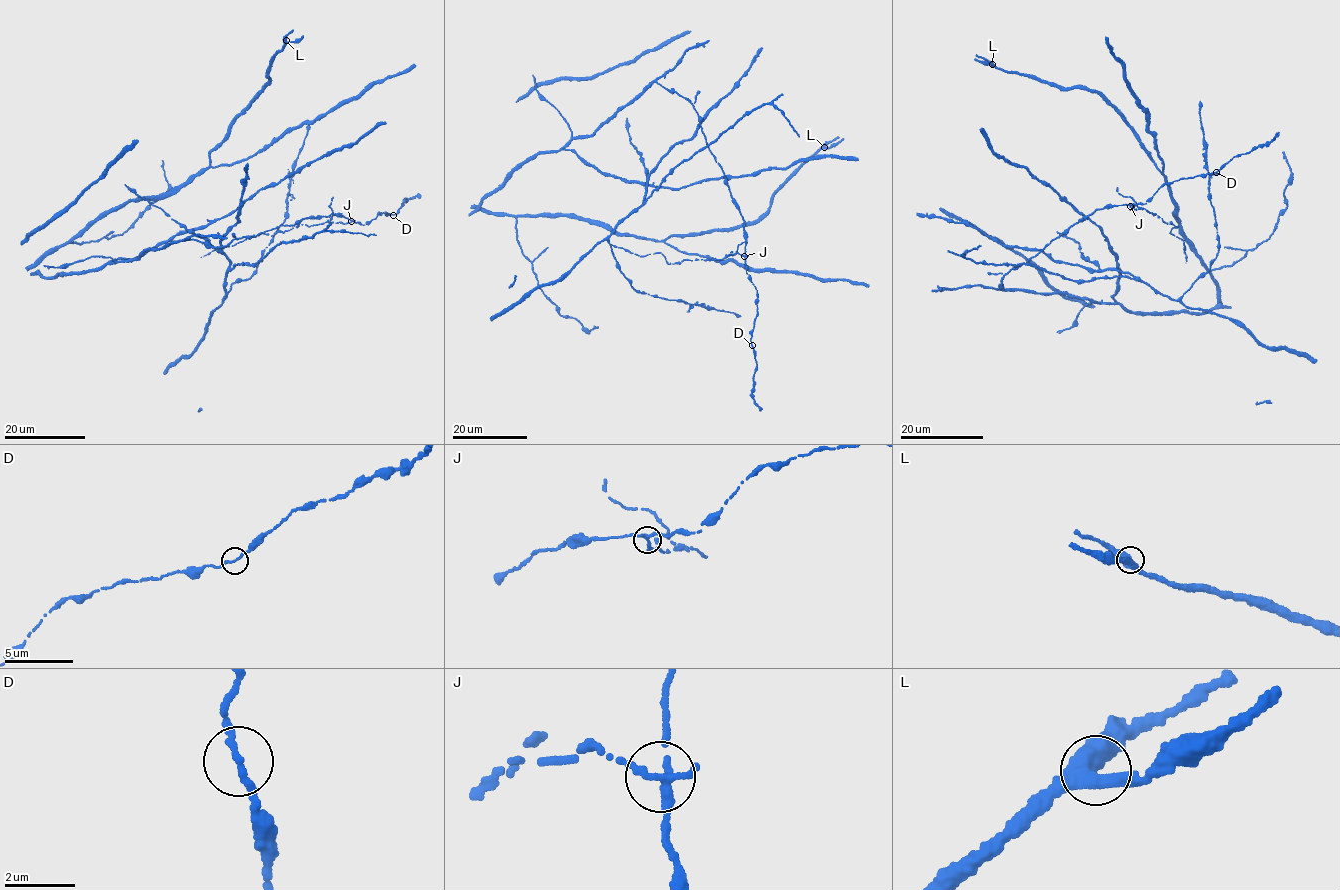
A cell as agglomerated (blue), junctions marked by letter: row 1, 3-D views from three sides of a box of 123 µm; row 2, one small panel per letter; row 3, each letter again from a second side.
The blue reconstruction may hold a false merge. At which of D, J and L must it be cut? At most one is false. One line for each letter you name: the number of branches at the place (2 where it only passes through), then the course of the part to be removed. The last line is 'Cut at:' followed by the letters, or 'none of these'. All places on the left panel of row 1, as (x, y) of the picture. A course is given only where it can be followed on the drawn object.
J: Branches: 3. Course of the part to remove: (351, 221), (302, 224), (272, 235), (262, 233), (200, 257)
Cut at: J

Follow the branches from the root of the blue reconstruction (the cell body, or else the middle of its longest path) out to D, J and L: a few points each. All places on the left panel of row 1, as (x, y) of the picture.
D: (122, 261), (179, 240), (221, 247), (305, 218), (335, 214), (364, 224), (378, 213), (393, 215)
J: (122, 261), (179, 240), (221, 247), (305, 218), (335, 214), (351, 221)
L: (122, 261), (52, 277), (35, 267), (109, 212), (161, 196), (204, 172), (210, 153), (266, 84), (286, 40)

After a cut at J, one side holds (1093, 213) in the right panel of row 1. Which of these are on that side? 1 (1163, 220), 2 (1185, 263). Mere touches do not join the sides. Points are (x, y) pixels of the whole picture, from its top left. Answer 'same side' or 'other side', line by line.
1: other side
2: other side

